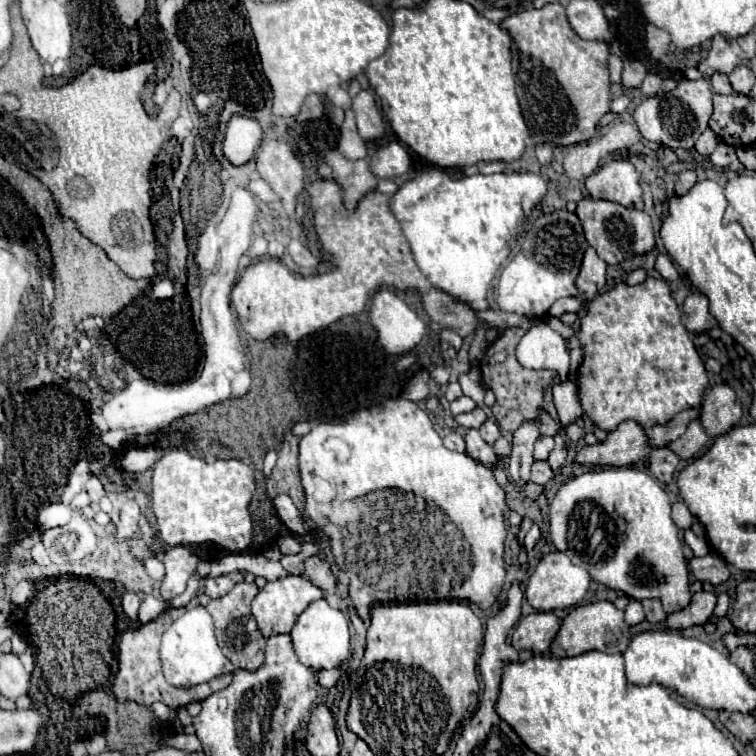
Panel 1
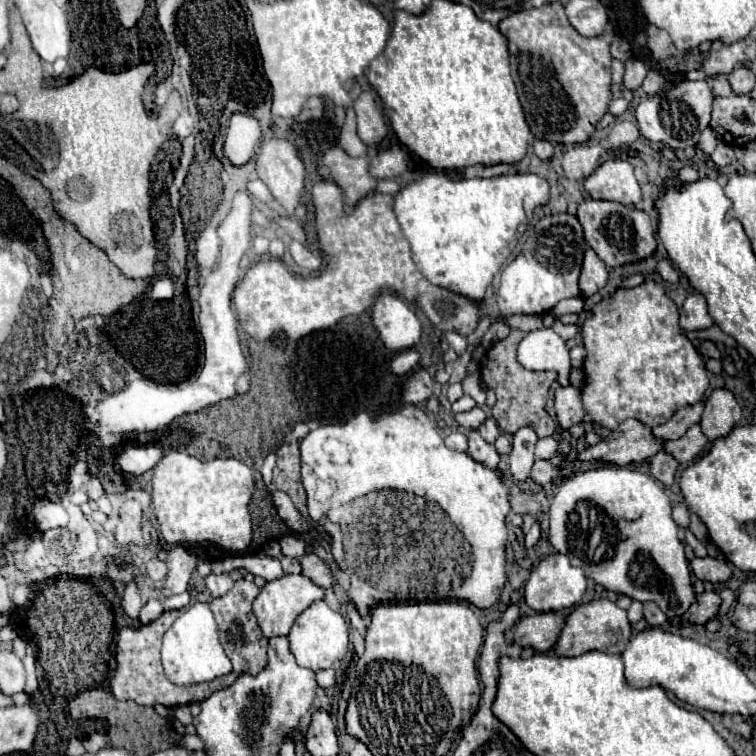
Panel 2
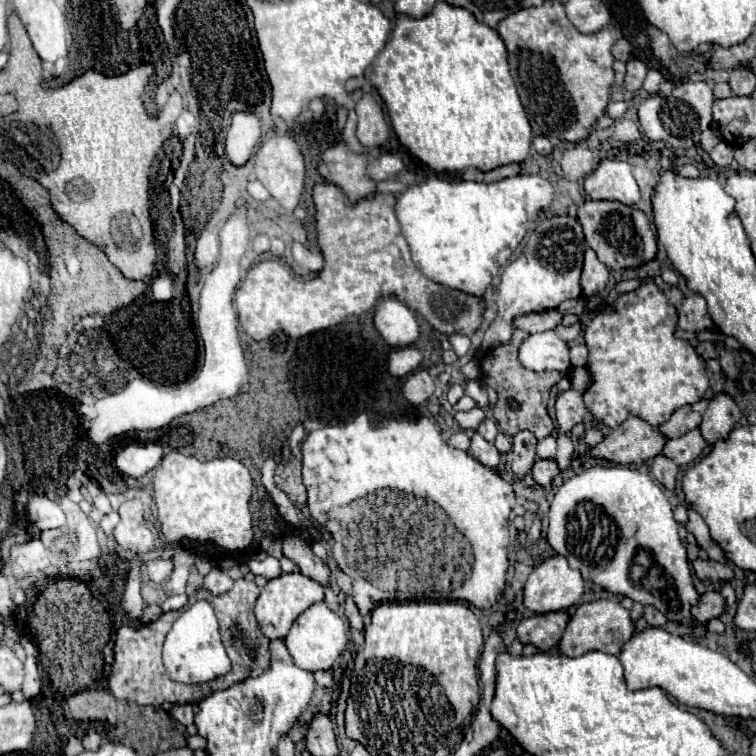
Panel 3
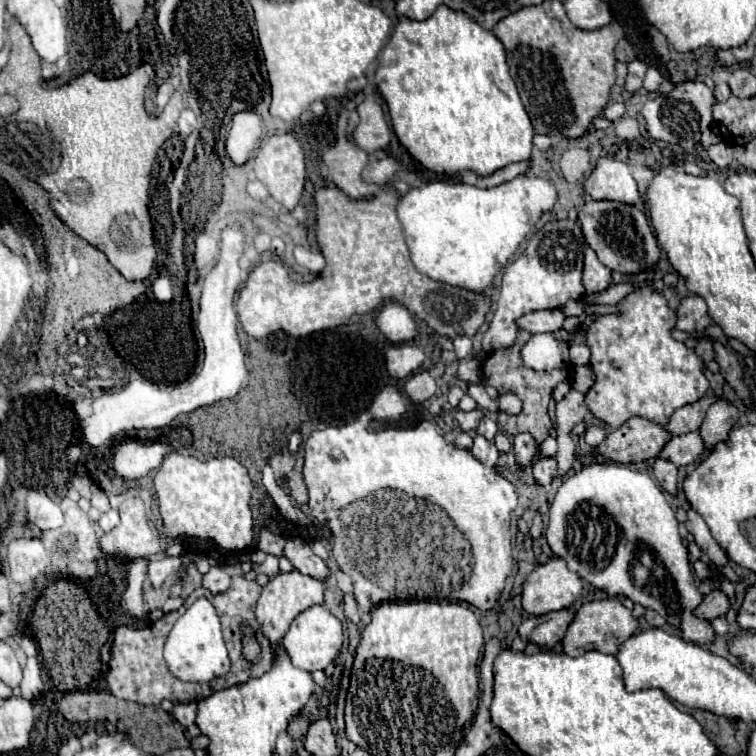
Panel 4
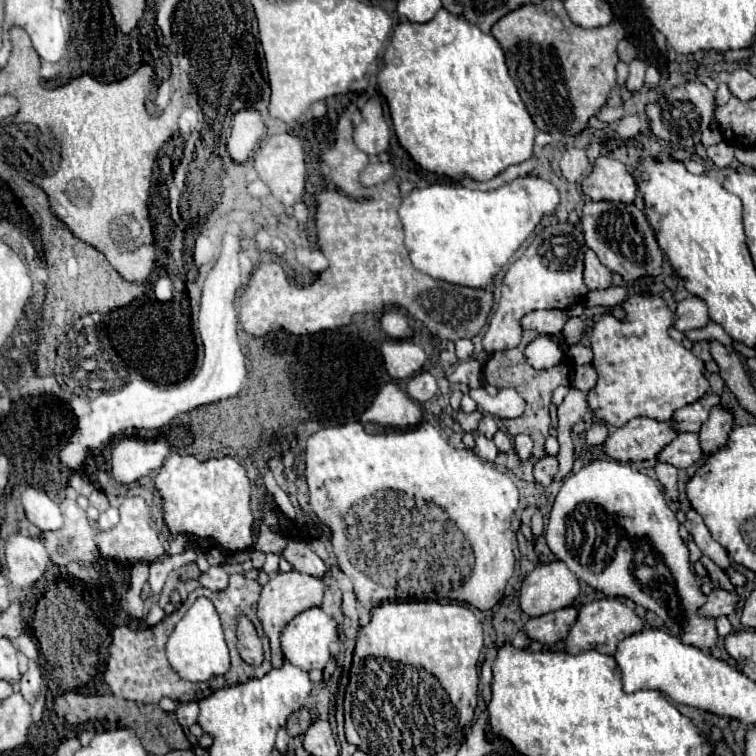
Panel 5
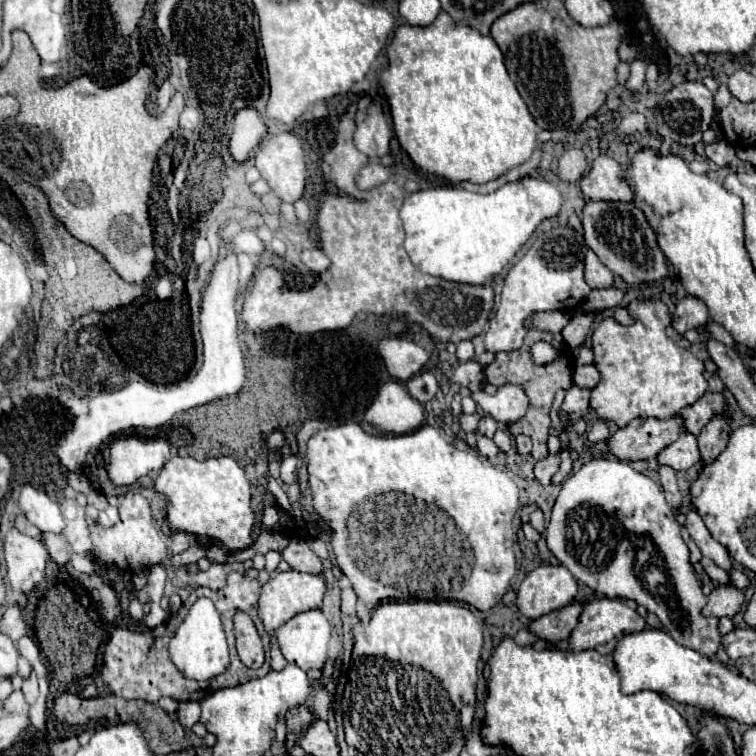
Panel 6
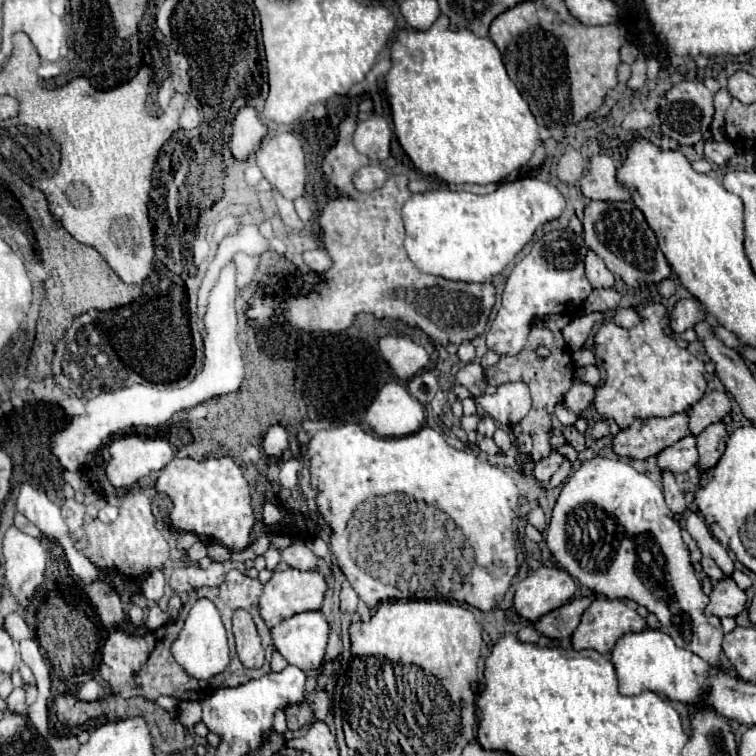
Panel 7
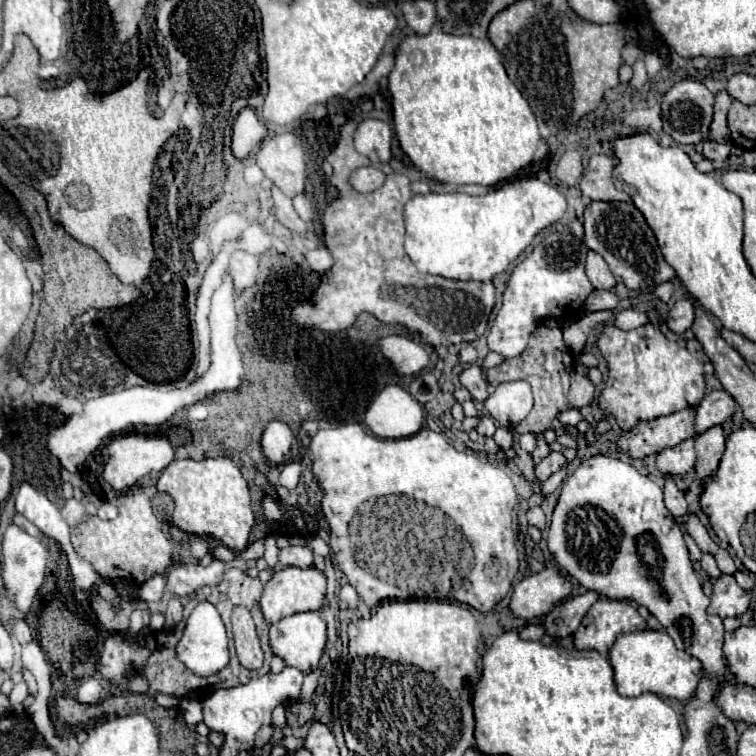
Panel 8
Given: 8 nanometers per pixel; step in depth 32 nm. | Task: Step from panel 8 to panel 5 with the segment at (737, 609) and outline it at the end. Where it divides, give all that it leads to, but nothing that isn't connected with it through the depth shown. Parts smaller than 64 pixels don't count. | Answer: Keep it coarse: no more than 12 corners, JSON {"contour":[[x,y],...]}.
{"contour":[[714,588],[700,616],[720,618],[736,612],[740,596],[736,590]]}

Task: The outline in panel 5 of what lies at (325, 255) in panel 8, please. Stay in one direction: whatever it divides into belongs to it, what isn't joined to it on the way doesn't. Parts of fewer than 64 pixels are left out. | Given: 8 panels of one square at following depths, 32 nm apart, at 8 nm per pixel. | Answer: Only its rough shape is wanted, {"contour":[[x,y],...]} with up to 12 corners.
{"contour":[[302,248],[296,252],[300,264],[320,274],[328,260],[320,250]]}

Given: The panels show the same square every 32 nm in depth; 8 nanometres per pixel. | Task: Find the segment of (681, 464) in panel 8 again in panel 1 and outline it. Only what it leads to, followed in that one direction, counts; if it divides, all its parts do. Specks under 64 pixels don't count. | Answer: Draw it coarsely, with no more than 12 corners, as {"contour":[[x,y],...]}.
{"contour":[[696,420],[684,436],[670,442],[680,460],[690,460],[706,446],[702,424]]}

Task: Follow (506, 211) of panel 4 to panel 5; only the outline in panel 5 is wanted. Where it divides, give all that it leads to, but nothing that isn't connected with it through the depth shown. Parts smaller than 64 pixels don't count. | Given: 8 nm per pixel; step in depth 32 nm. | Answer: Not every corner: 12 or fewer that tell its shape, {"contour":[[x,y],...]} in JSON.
{"contour":[[460,184],[402,200],[420,272],[484,288],[544,216],[554,184]]}

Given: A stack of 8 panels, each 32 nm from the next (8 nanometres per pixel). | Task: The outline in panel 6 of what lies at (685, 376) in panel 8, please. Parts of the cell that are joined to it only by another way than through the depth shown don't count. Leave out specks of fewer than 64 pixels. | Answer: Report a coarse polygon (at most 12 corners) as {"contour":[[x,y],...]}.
{"contour":[[664,302],[592,334],[590,406],[618,428],[702,398],[704,364],[666,336]]}

